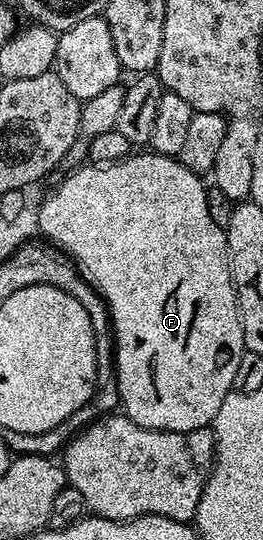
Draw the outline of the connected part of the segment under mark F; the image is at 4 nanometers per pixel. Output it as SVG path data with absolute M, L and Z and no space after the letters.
M153 150L139 152L142 152L139 156L131 154L114 164L78 168L71 176L64 177L62 185L42 205L37 205L38 230L49 243L62 249L74 261L74 267L84 278L84 282L88 282L102 295L110 311L116 353L116 396L117 399L122 399L121 411L124 415L148 430L161 432L191 432L210 428L216 418L216 410L220 410L226 395L234 391L236 366L240 366L240 358L247 352L242 315L238 309L238 290L234 286L230 262L230 247L226 245L226 229L219 221L217 224L213 214L210 213L210 200L206 197L206 188L202 185L204 180L201 175L186 168L178 158L160 156Z

